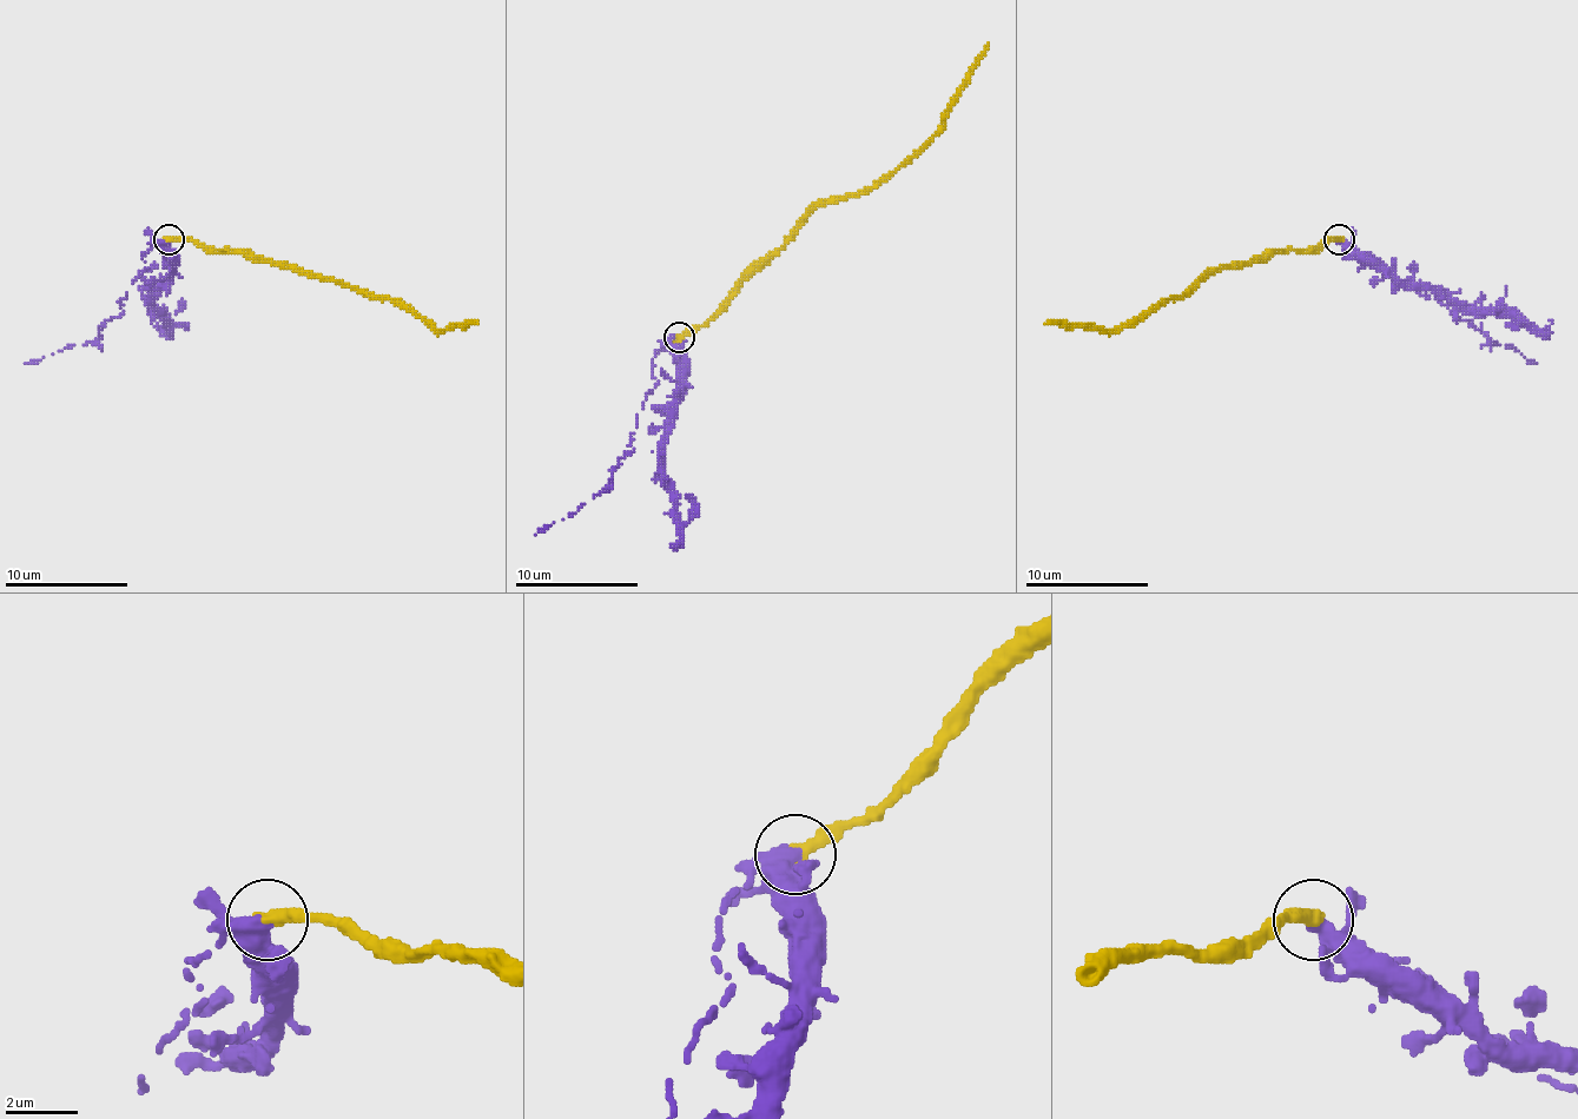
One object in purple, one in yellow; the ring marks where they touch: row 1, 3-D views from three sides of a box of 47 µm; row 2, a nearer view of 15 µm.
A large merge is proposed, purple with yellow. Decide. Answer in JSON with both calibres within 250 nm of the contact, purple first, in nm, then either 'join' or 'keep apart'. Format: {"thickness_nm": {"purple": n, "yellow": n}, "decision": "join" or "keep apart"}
{"thickness_nm": {"purple": 400, "yellow": 400}, "decision": "keep apart"}

